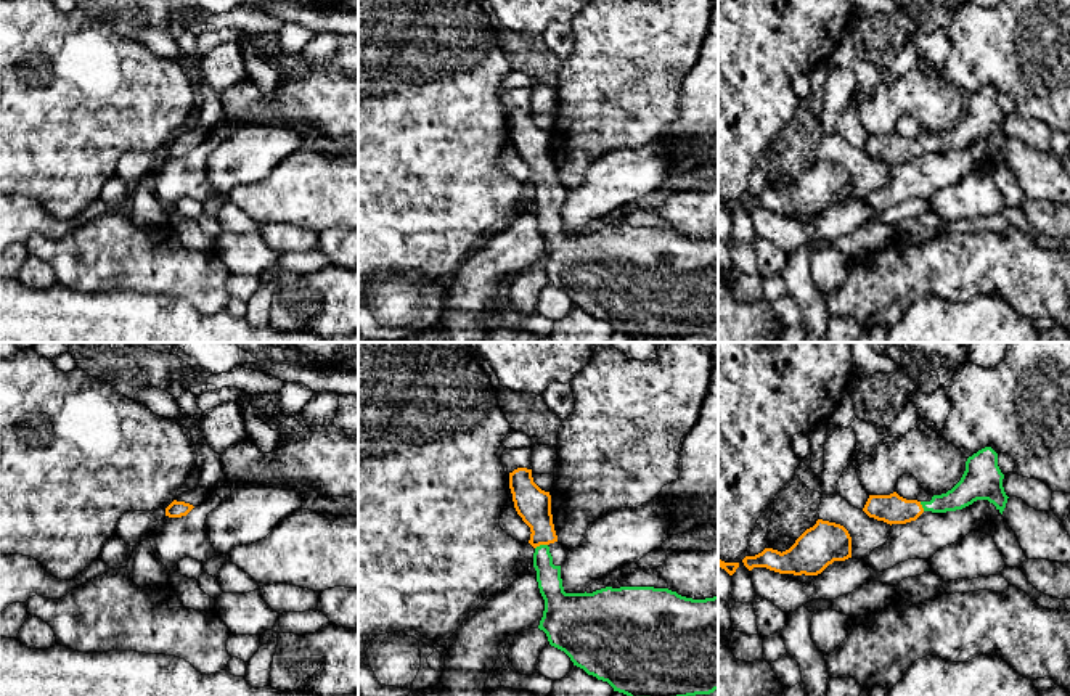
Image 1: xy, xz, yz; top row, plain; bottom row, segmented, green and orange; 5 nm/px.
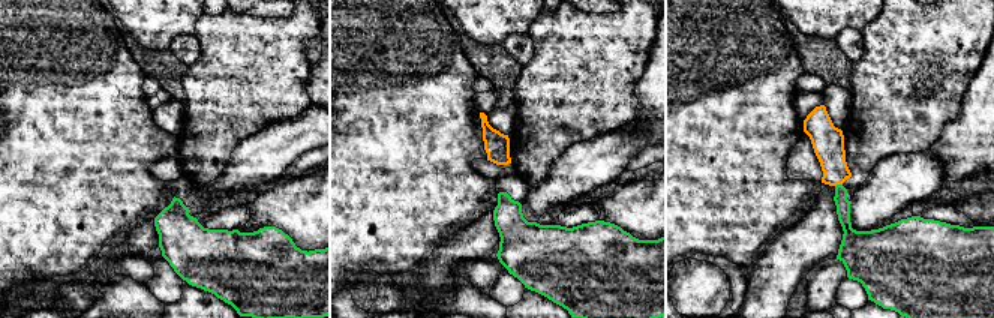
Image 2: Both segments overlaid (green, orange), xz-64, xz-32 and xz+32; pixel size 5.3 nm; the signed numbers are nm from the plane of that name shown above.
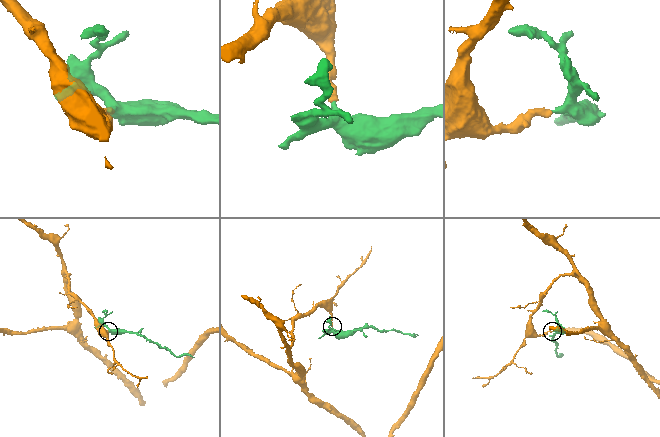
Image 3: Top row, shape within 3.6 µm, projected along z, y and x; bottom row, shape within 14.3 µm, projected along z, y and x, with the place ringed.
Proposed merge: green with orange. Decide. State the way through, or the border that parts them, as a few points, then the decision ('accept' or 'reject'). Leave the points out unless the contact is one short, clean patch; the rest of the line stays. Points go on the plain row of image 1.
across xz (548, 216), (540, 185), (540, 159), (534, 145) | accept

